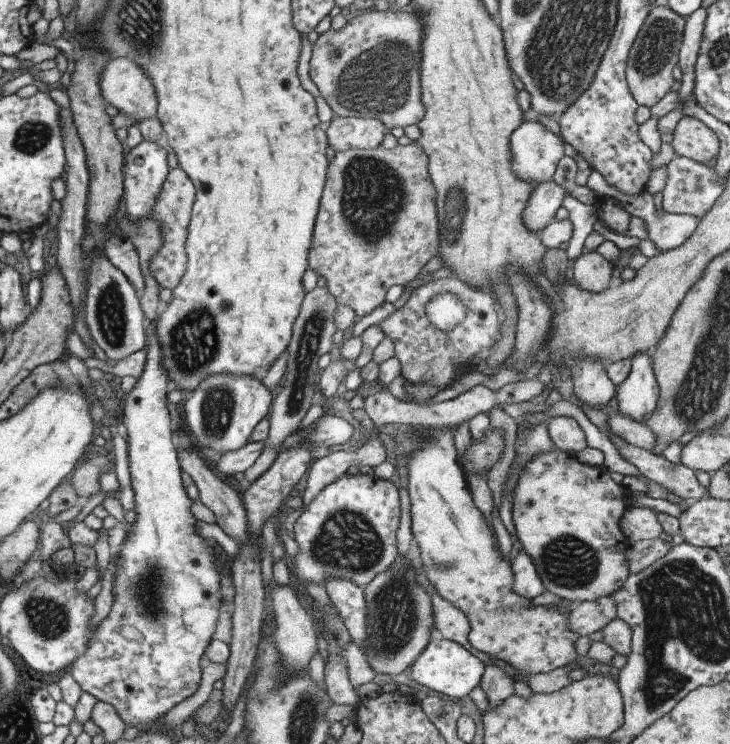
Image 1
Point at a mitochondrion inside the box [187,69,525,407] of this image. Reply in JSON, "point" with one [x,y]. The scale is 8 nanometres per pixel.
{"point":[374,195]}

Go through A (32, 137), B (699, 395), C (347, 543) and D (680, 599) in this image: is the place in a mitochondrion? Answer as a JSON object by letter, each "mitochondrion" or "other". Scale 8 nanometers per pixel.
{"A":"mitochondrion","B":"mitochondrion","C":"mitochondrion","D":"mitochondrion"}

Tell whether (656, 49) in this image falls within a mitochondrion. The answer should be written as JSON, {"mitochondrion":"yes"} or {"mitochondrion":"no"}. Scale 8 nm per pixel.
{"mitochondrion":"yes"}

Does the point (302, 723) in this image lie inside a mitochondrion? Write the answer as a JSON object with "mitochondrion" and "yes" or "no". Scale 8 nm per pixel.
{"mitochondrion":"yes"}

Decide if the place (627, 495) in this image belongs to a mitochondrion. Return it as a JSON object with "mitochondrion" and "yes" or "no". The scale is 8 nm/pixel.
{"mitochondrion":"no"}

